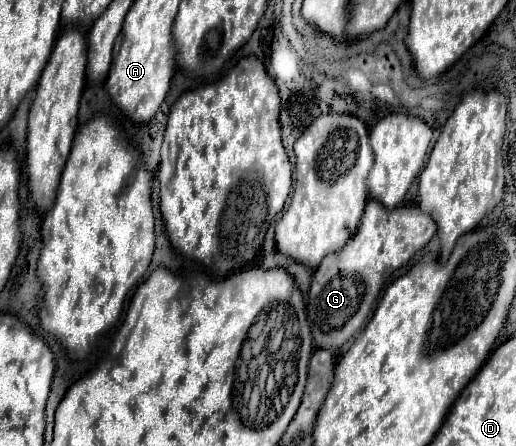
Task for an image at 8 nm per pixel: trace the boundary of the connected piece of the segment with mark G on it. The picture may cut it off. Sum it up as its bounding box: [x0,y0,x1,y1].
[308,200,434,348]

